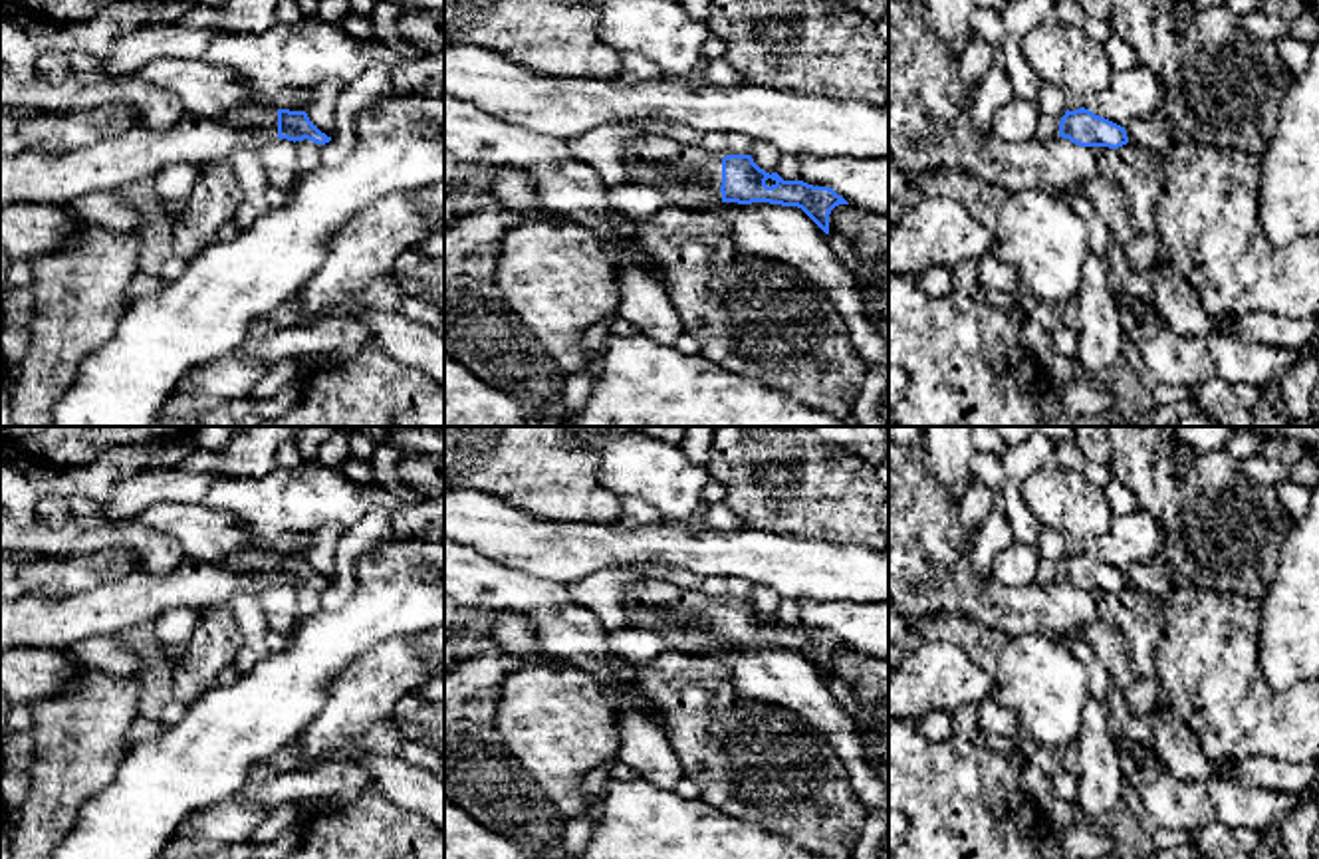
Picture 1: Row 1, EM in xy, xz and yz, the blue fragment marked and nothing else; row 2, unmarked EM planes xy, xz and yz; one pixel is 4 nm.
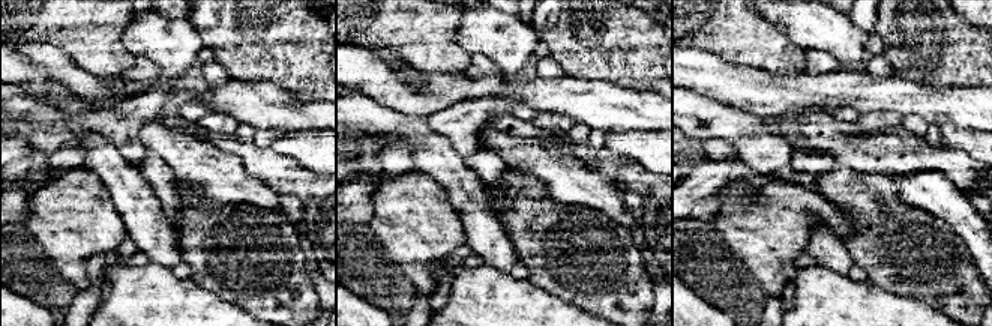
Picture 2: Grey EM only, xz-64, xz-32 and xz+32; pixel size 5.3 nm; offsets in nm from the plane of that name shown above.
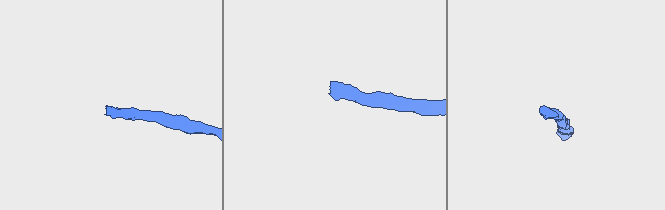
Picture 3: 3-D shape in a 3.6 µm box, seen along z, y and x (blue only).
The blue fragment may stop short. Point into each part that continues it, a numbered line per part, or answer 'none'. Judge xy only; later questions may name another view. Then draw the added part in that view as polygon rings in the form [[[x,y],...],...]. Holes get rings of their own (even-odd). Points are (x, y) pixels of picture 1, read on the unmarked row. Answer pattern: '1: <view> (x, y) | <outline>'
1: xy (32, 621) | [[[254,550],[220,561],[186,555],[169,575],[137,571],[60,599],[26,591],[18,599],[0,599],[0,651],[61,651],[91,635],[119,635],[173,607],[202,613],[238,591],[262,593],[276,583],[278,552]]]

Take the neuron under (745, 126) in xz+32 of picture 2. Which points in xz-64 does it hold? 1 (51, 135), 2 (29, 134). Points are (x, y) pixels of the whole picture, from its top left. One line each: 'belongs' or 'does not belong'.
1: does not belong
2: does not belong

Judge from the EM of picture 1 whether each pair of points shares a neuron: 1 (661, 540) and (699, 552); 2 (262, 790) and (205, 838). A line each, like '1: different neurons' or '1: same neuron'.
1: same neuron
2: different neurons

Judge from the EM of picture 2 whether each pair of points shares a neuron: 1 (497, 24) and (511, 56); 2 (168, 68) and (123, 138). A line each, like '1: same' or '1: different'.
1: same
2: same

